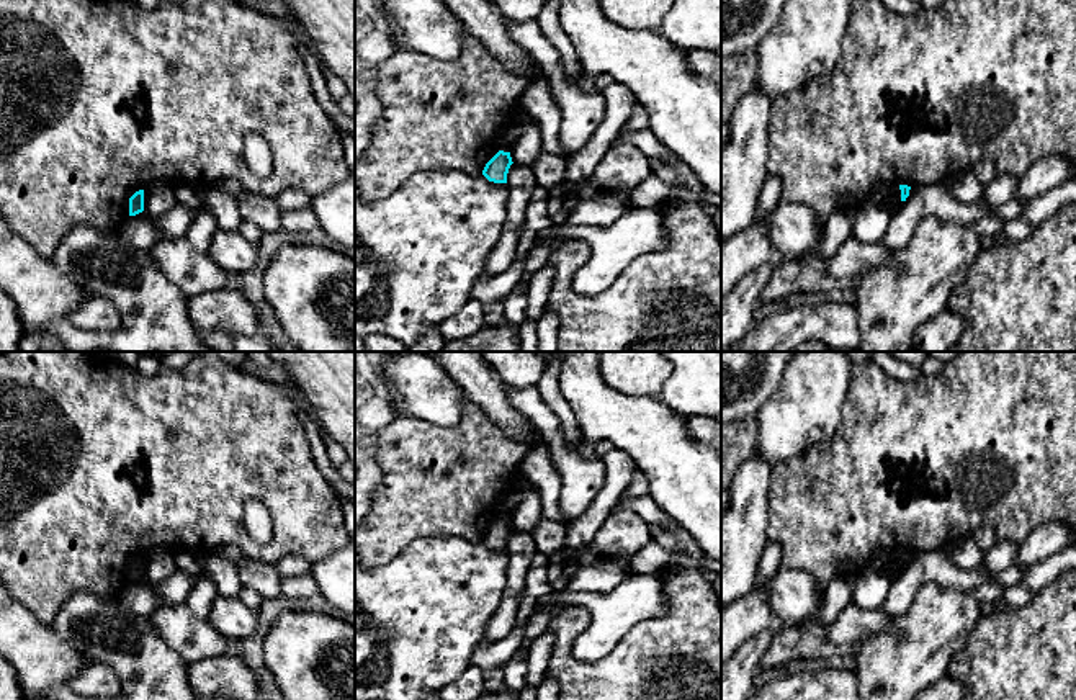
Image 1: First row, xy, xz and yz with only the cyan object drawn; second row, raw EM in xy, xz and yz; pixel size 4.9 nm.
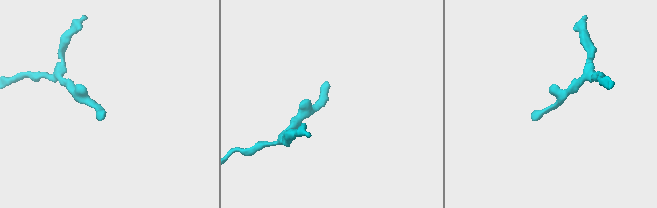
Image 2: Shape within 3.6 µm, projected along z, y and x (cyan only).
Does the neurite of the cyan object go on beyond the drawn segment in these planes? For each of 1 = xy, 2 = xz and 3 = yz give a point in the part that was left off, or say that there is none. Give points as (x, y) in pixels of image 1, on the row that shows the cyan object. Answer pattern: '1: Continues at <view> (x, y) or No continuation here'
1: No continuation here
2: No continuation here
3: No continuation here

